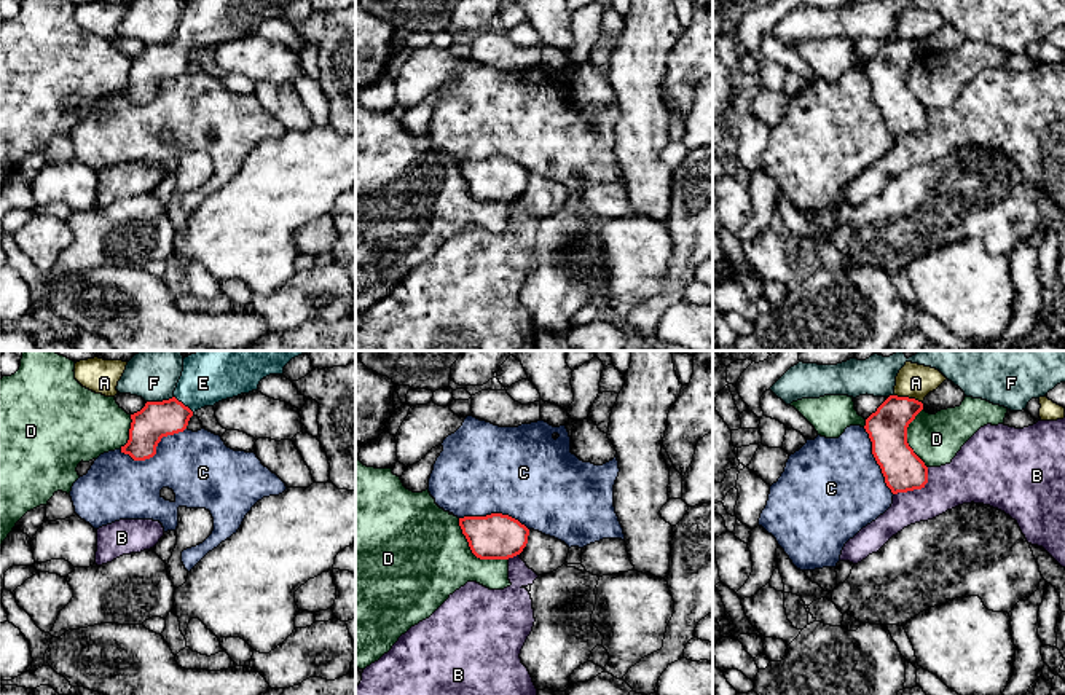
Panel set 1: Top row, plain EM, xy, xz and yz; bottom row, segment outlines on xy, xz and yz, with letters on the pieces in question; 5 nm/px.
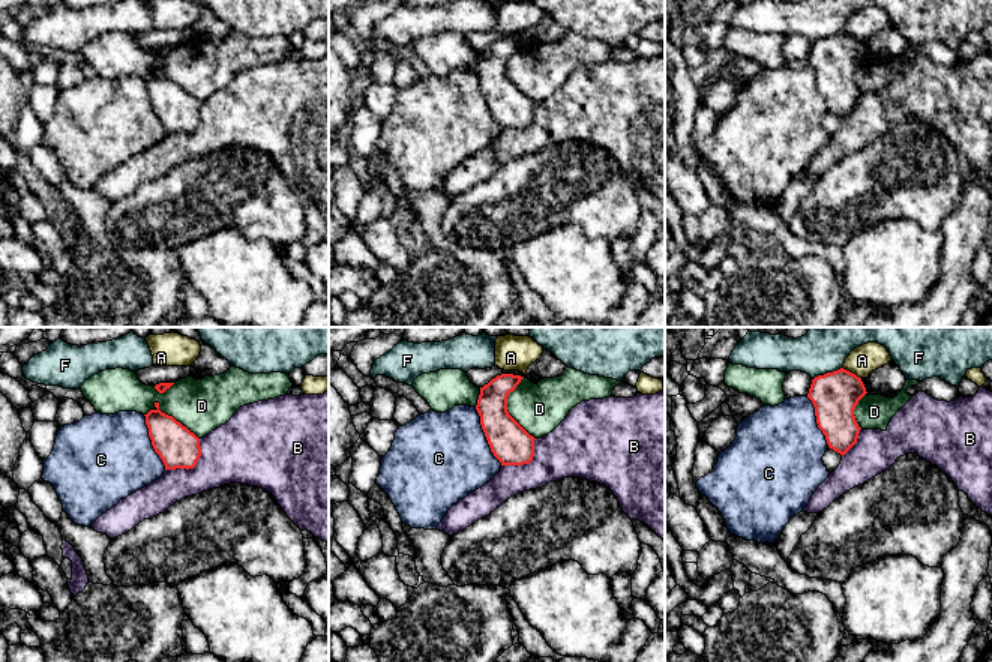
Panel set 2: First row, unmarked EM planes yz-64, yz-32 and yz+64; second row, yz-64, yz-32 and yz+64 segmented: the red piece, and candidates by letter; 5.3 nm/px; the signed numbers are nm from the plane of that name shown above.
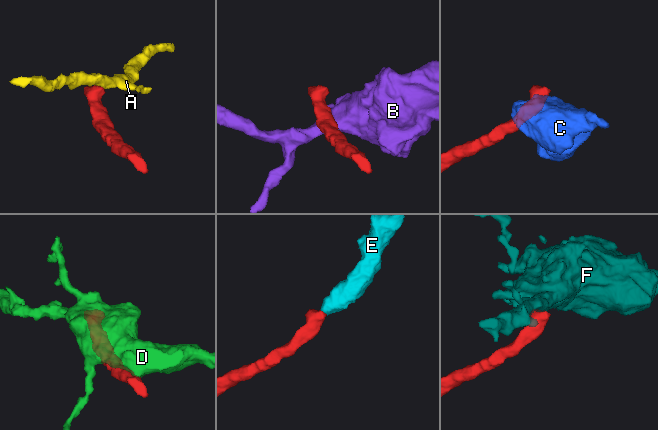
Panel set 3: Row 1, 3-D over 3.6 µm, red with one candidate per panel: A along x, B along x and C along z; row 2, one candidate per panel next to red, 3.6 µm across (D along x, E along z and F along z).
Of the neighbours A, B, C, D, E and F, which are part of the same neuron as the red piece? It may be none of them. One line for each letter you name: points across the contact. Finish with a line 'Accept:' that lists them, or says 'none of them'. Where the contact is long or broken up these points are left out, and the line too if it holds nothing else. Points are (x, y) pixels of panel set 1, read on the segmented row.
E: Path across: xy (157, 420), (168, 418), (182, 404), (209, 376), (219, 372)
Accept: E

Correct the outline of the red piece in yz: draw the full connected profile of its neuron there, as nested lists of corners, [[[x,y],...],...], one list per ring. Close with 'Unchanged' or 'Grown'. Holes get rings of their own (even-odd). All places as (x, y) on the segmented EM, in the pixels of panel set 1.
[[[890,395],[866,419],[872,454],[893,494],[922,489],[928,483],[928,467],[907,443],[907,427],[923,410],[923,403]]]. Unchanged

